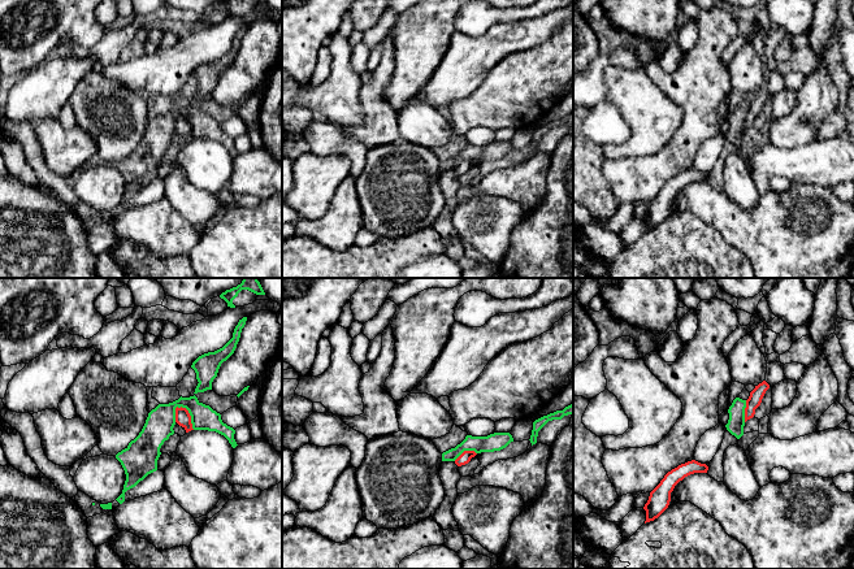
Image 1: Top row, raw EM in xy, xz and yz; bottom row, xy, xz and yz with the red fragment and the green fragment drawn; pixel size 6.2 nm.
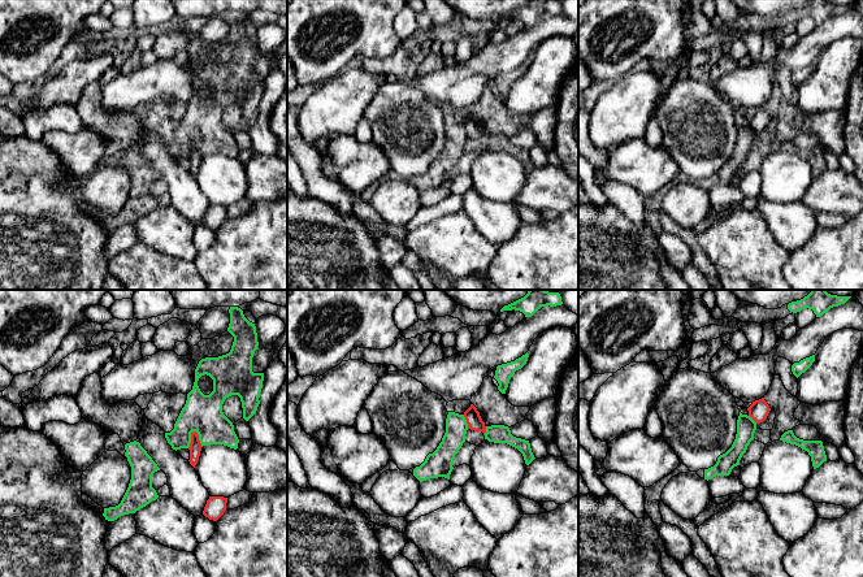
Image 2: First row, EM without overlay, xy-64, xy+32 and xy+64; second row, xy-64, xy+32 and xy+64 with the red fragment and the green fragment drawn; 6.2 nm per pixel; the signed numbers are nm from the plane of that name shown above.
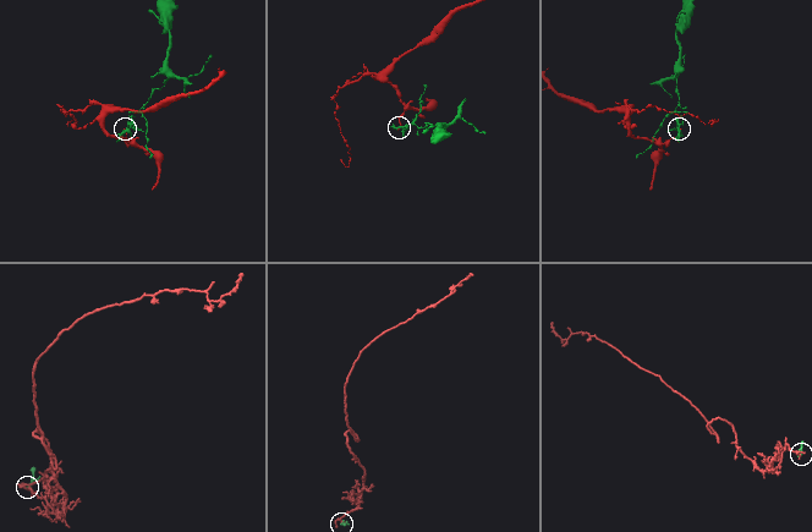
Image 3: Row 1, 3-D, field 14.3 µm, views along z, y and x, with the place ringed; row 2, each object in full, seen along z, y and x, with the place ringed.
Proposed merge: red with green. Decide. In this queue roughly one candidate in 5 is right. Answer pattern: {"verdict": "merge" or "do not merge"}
{"verdict": "do not merge"}

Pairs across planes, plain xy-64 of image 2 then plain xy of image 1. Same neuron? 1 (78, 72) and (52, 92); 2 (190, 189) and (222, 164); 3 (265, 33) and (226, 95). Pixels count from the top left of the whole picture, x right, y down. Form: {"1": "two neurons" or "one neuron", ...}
{"1": "one neuron", "2": "two neurons", "3": "one neuron"}

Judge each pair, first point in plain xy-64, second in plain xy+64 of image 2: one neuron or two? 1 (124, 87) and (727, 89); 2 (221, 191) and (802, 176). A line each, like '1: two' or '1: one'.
1: one
2: one

